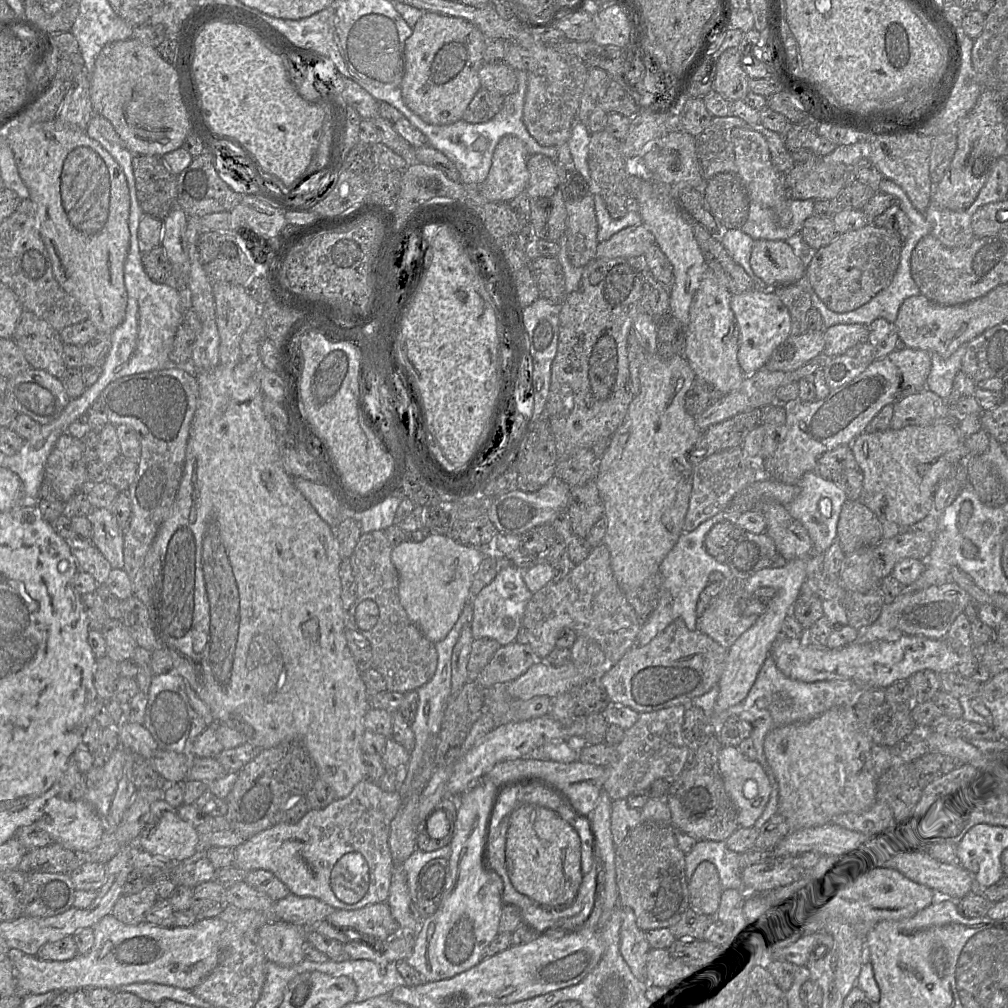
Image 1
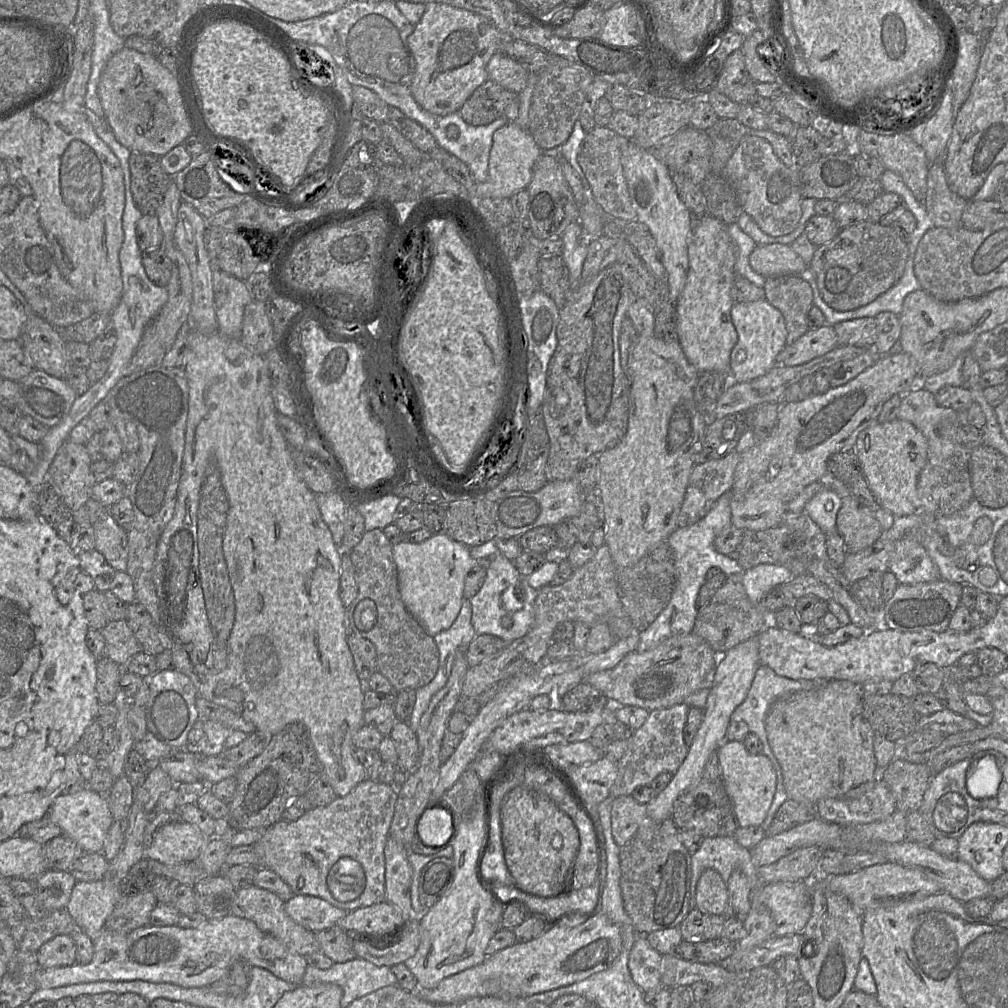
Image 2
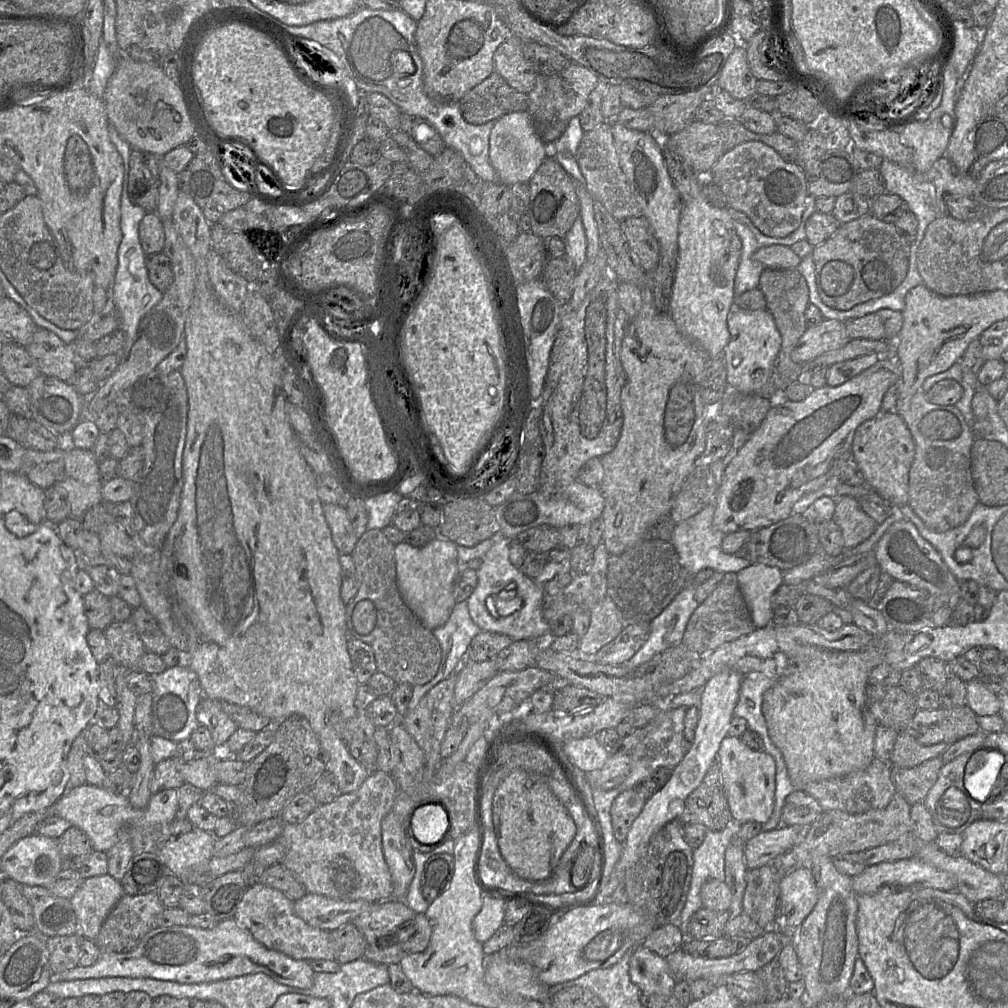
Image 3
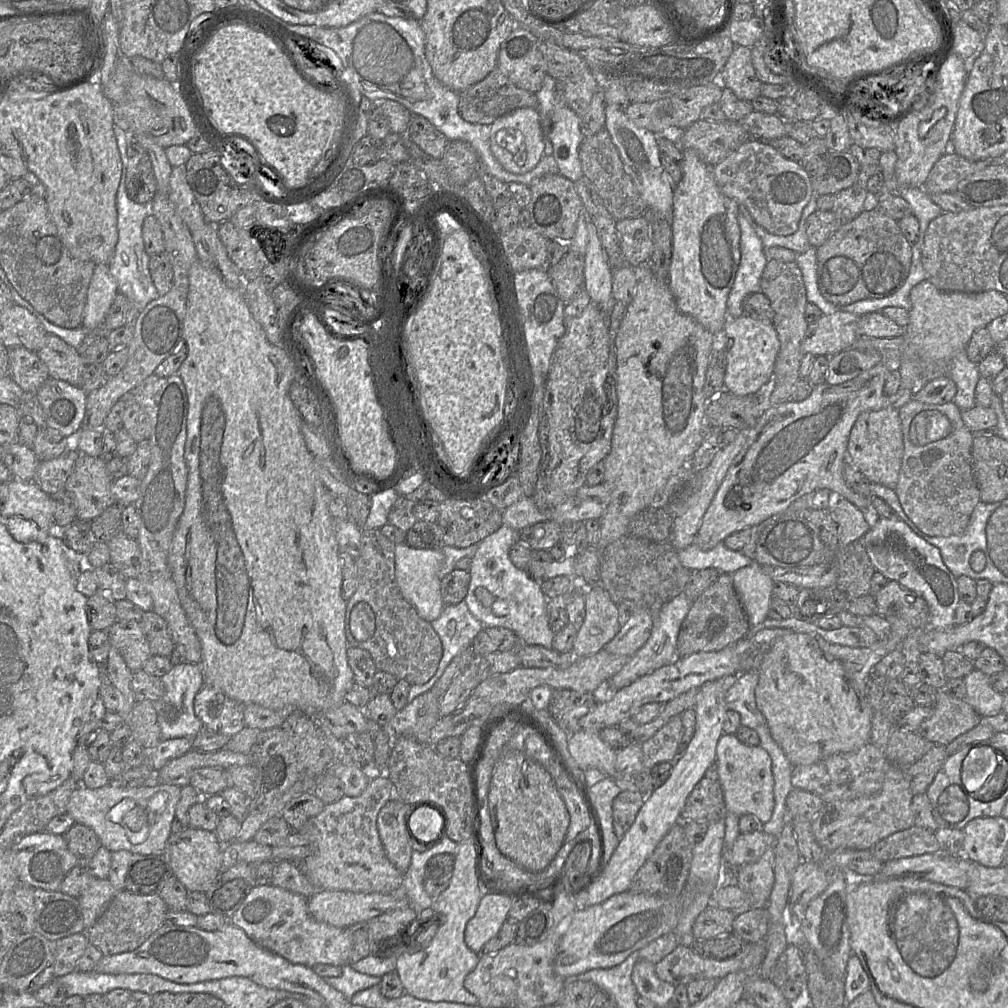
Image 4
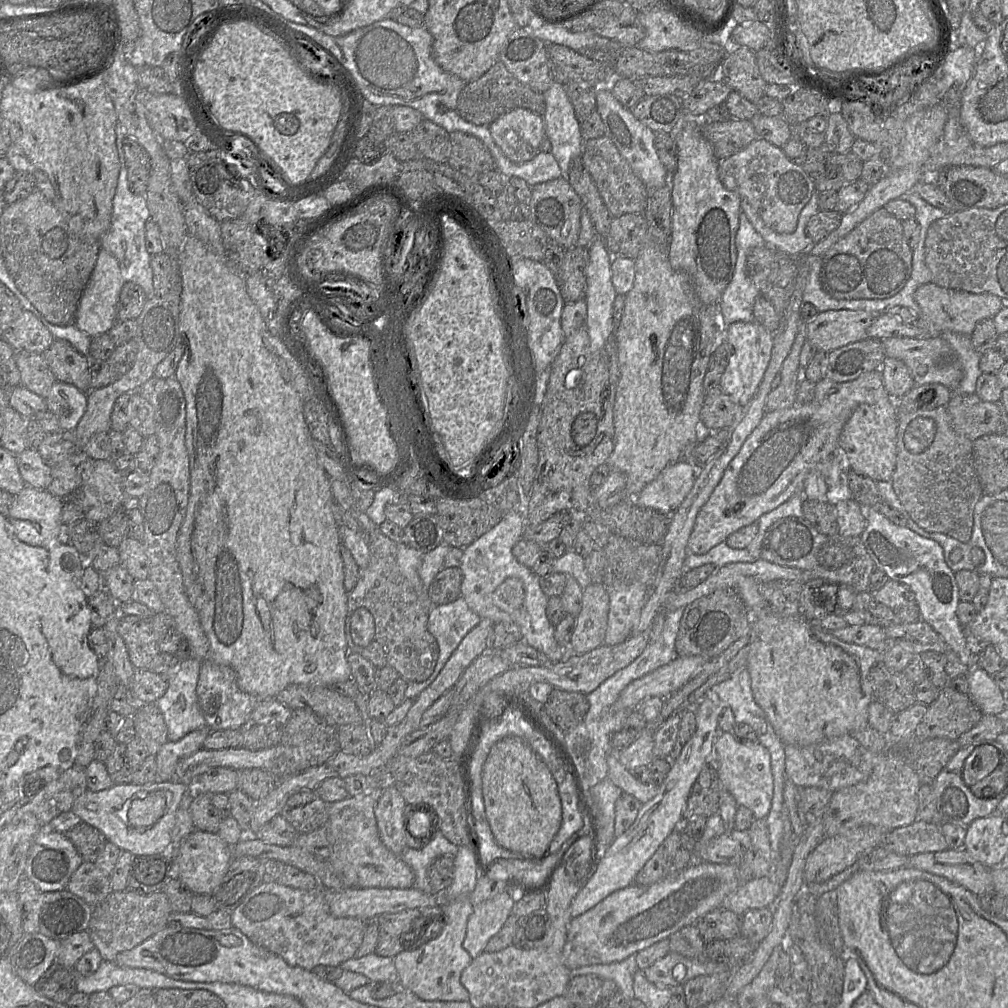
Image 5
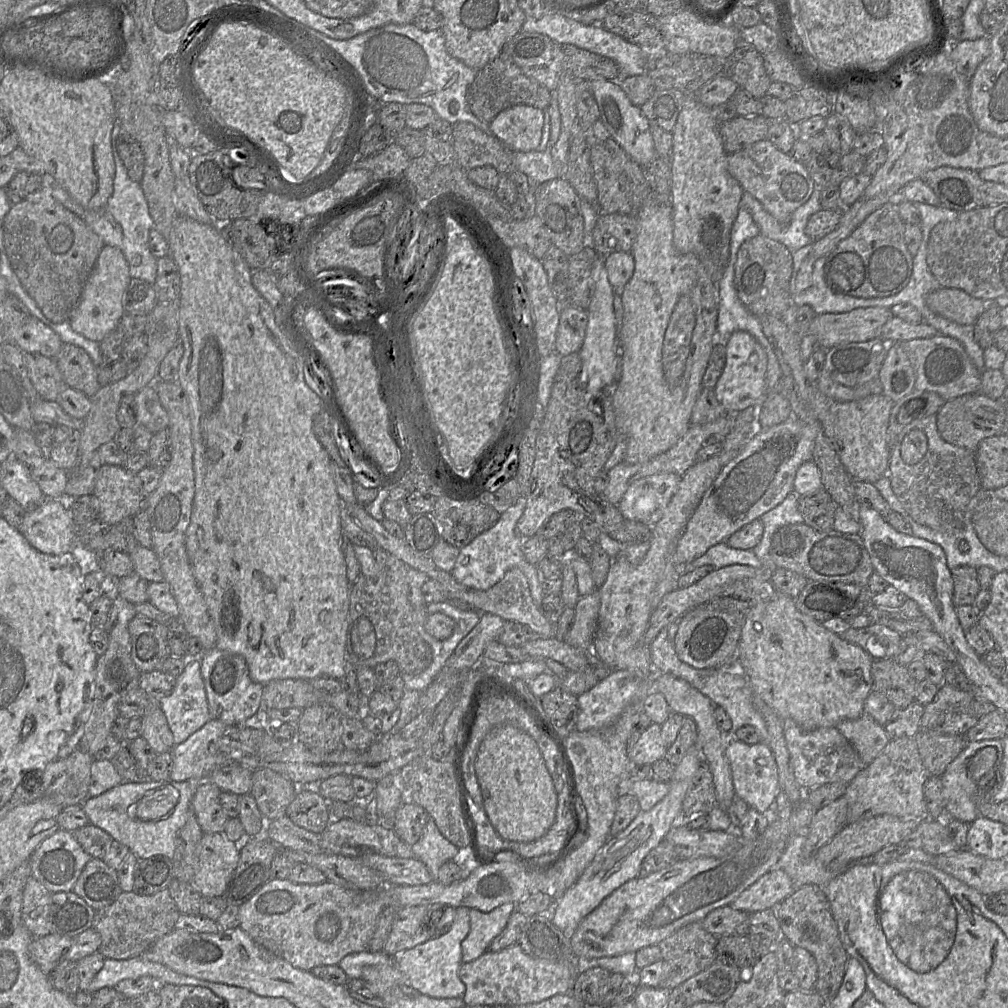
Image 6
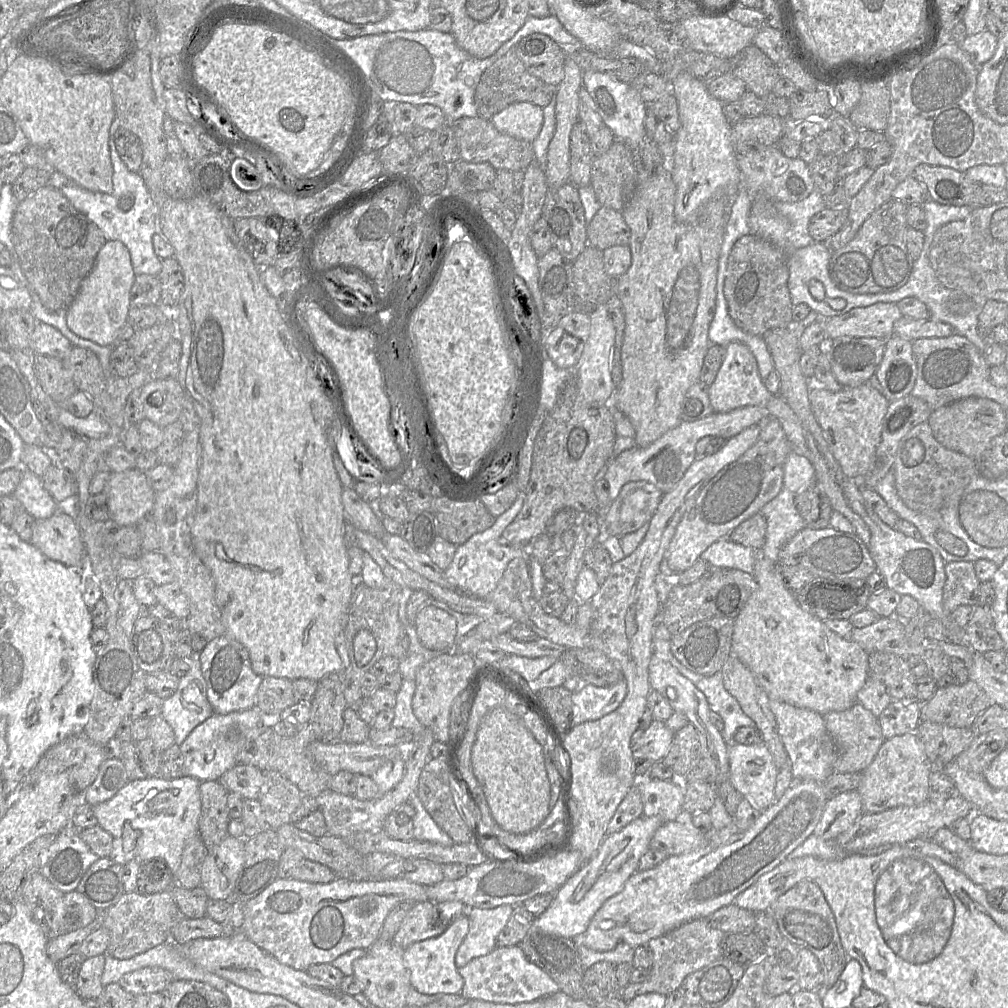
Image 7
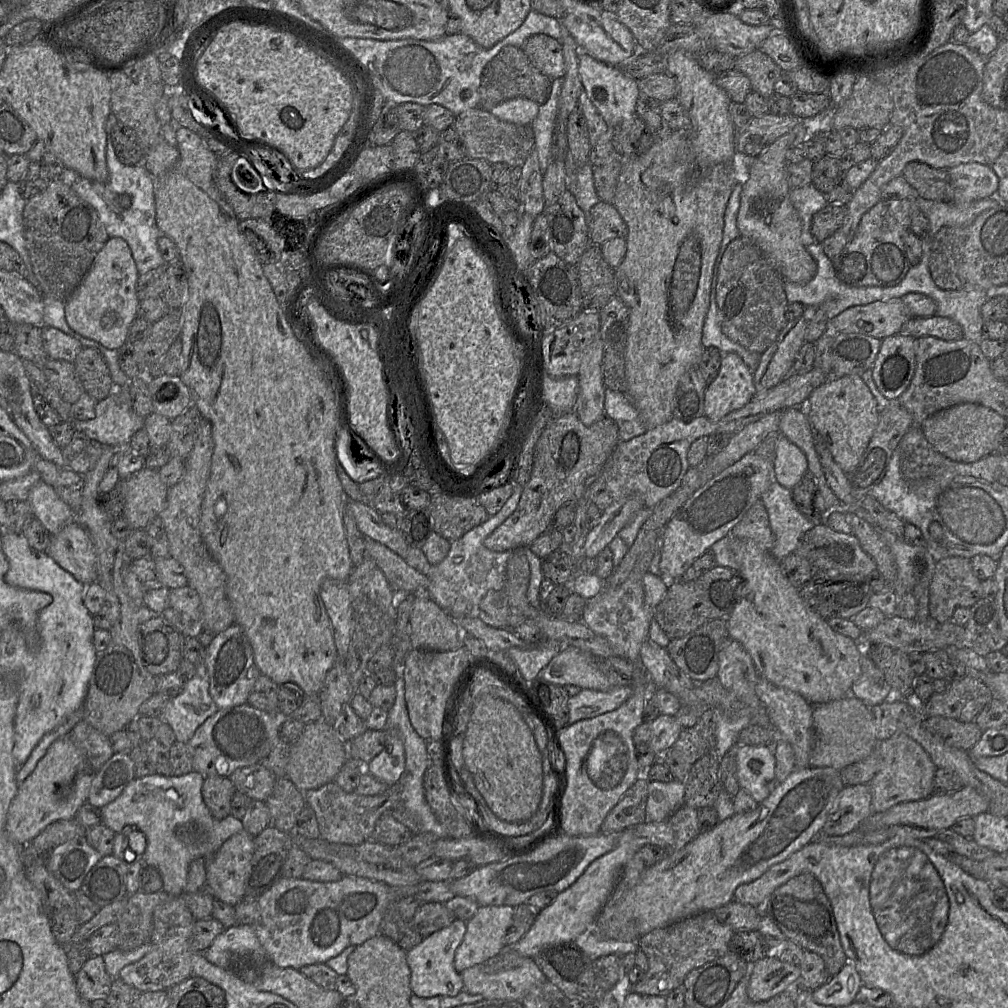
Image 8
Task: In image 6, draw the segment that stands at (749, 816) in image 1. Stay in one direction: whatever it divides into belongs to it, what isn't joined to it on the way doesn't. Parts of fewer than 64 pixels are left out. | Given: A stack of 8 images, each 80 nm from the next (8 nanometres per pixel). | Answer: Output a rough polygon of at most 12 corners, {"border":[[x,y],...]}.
{"border":[[728,738],[735,794],[772,816],[781,788],[769,746]]}

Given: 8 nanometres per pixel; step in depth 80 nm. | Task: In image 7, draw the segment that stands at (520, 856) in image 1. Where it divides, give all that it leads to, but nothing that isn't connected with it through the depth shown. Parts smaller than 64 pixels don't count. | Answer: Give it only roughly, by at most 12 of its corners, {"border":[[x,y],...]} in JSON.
{"border":[[519,717],[481,720],[473,773],[515,834],[550,819],[542,746]]}

